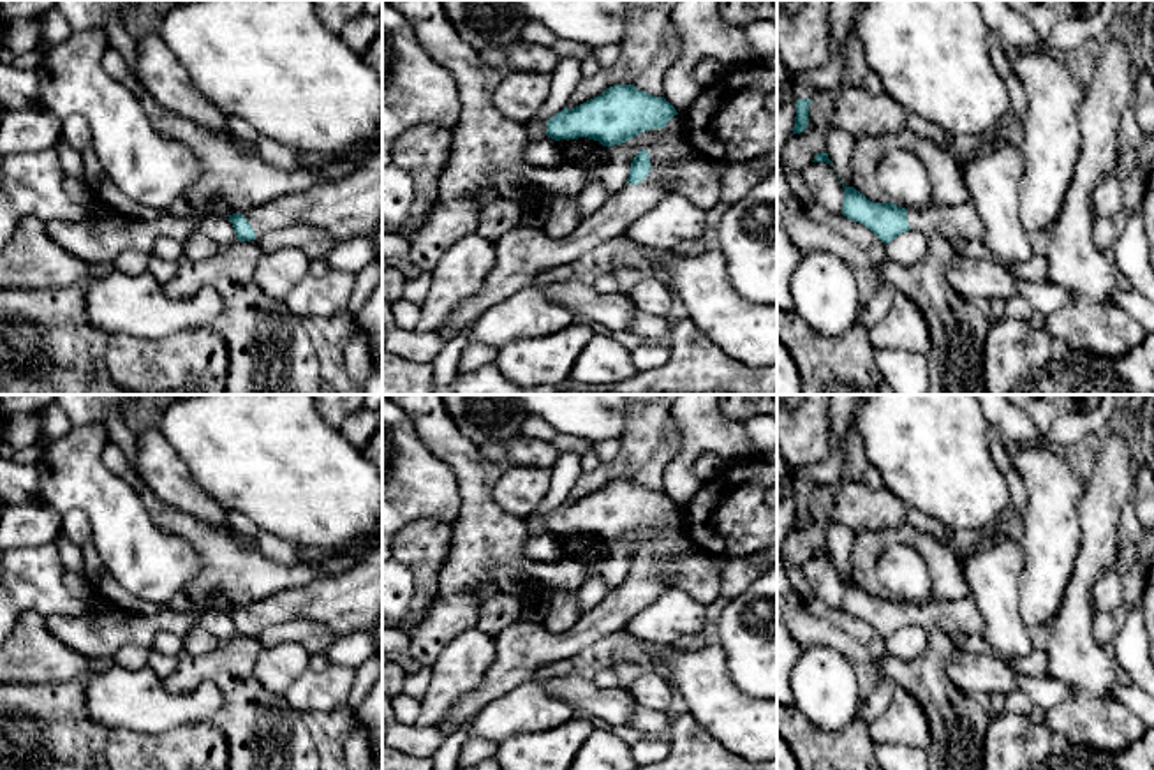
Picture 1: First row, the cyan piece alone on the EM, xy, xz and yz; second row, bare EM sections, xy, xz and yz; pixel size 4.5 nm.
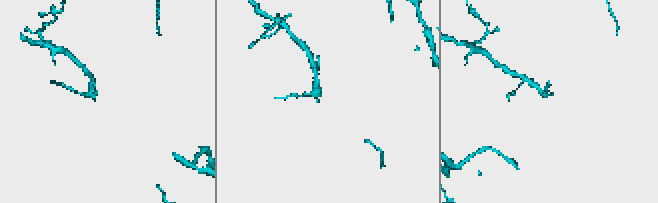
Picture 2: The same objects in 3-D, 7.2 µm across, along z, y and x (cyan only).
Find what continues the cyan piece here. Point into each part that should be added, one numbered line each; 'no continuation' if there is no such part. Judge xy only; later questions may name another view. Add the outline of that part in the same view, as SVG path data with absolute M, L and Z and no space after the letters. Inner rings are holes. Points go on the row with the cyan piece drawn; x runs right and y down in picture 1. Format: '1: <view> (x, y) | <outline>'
1: xy (351, 207) | M382 153L359 160L349 176L301 194L285 194L241 211L255 236L307 224L326 231L335 243L372 234L382 220Z

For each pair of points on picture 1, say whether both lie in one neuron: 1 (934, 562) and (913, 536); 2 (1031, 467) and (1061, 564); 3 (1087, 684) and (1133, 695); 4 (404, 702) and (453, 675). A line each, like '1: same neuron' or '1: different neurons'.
1: same neuron
2: same neuron
3: different neurons
4: different neurons

